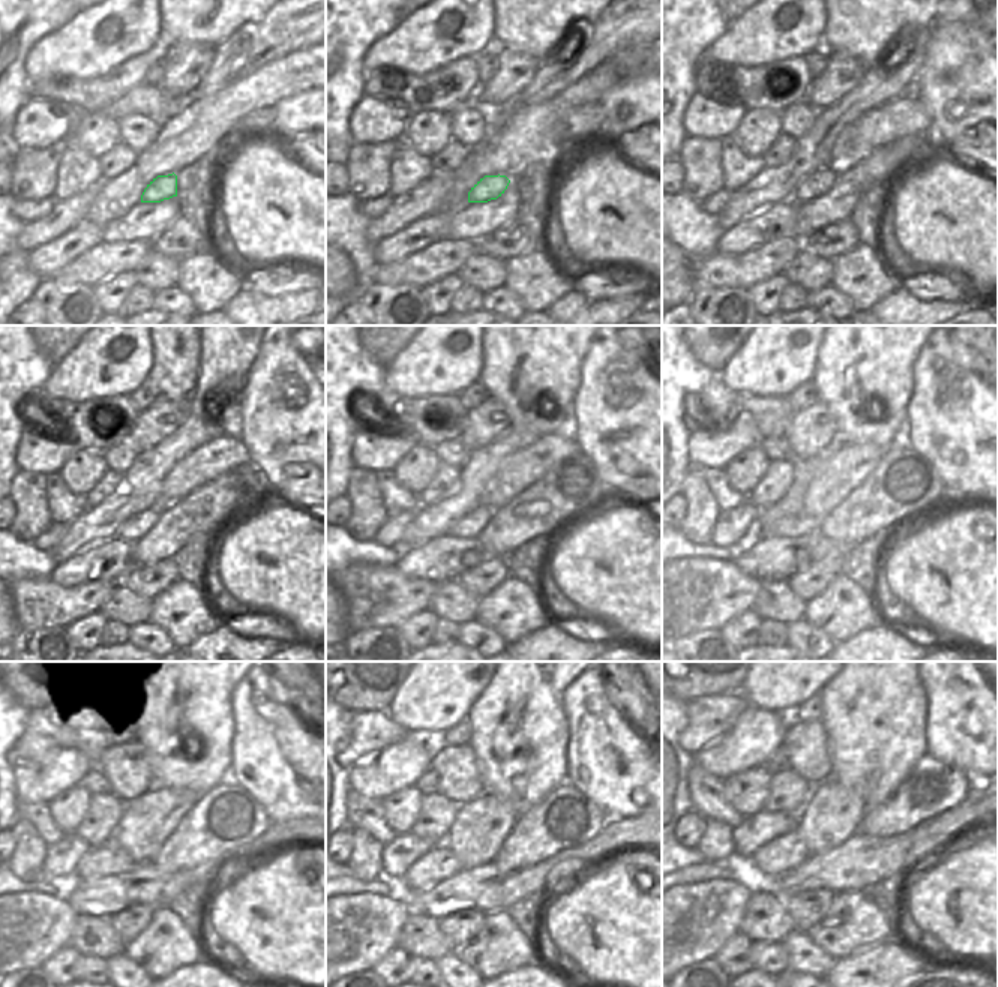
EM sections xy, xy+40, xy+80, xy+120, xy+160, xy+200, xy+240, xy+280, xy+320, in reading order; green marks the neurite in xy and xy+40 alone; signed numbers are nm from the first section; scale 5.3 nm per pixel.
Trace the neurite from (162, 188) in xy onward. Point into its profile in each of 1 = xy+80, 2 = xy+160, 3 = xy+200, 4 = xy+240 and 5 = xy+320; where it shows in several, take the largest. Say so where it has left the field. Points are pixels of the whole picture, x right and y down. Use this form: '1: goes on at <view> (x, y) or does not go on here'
1: goes on at xy+80 (821, 182)
2: goes on at xy+160 (468, 527)
3: goes on at xy+200 (799, 525)
4: goes on at xy+240 (105, 860)
5: goes on at xy+320 (785, 852)

